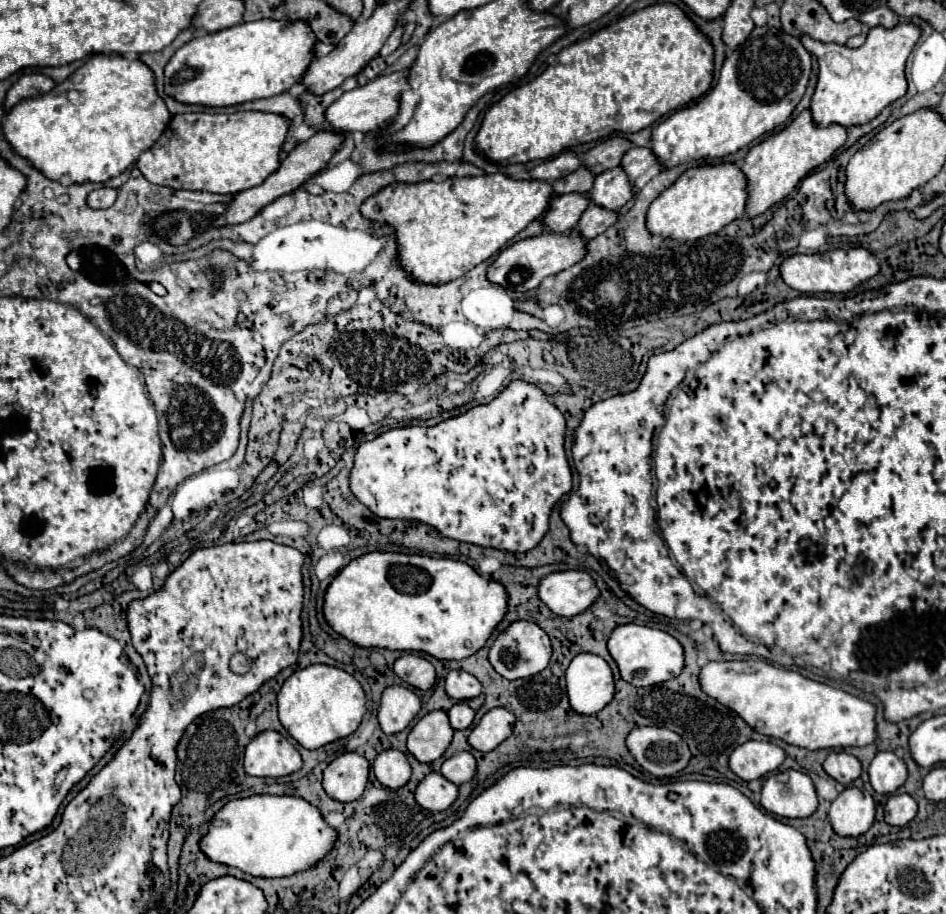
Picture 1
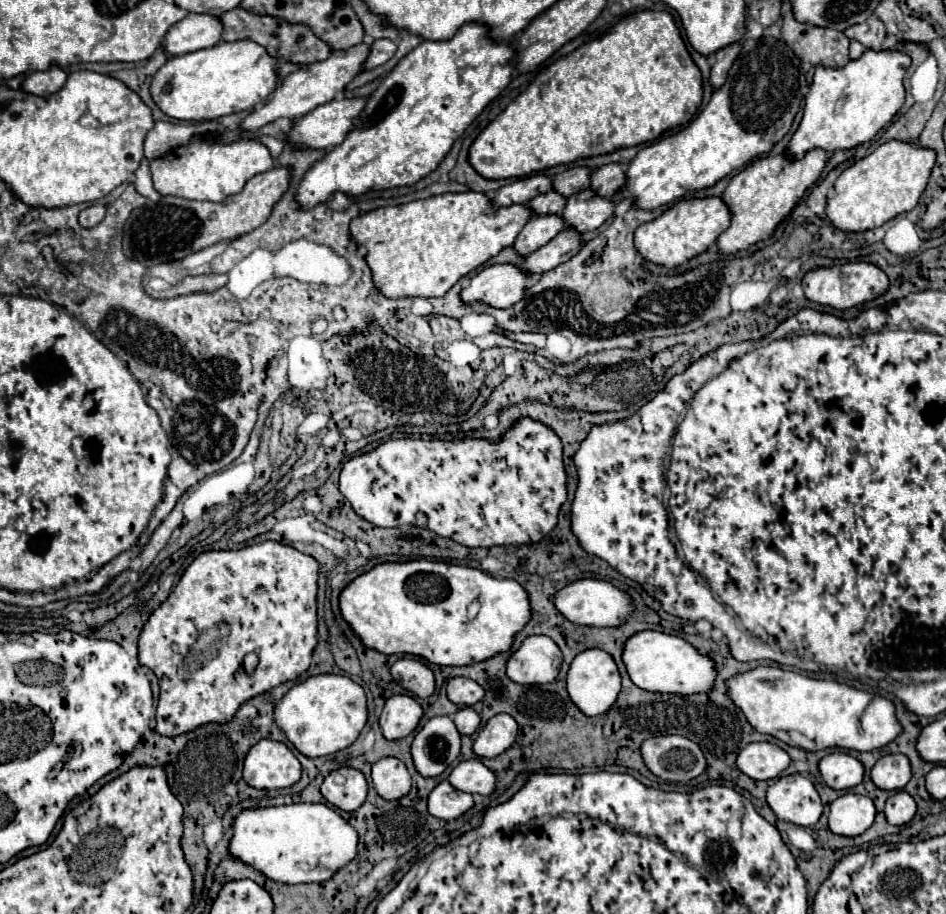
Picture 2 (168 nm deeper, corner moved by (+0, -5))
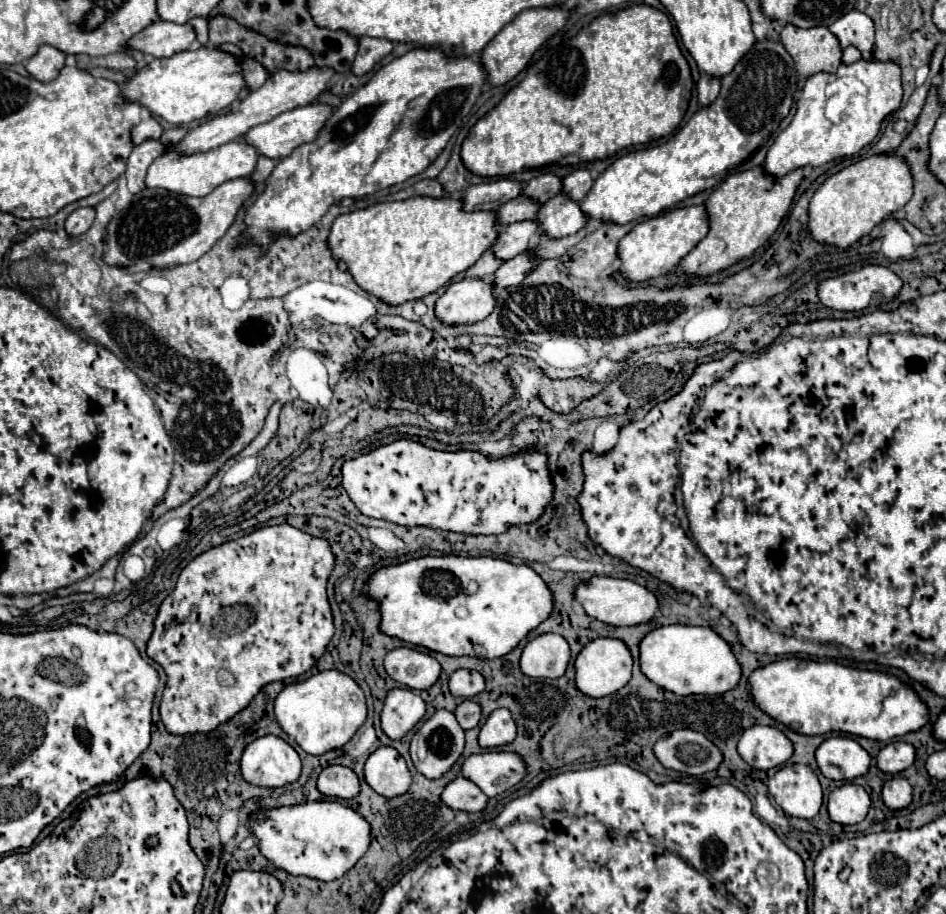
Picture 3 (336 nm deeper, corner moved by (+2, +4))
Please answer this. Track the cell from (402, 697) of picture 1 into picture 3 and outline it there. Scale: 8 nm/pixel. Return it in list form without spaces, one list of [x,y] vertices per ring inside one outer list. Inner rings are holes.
[[[392,689],[382,709],[382,731],[390,739],[402,739],[426,713],[426,703],[412,689]]]

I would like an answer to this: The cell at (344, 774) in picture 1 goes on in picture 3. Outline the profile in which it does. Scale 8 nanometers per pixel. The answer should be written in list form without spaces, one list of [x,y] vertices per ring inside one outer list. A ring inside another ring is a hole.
[[[330,765],[318,775],[318,791],[326,797],[352,799],[360,791],[360,781],[352,769],[342,765]]]

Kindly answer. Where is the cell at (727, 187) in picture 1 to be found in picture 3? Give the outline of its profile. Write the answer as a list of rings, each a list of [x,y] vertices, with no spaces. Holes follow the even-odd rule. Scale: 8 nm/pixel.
[[[702,205],[672,209],[658,217],[650,217],[634,225],[634,229],[620,239],[618,243],[620,273],[630,283],[644,283],[648,279],[668,275],[696,247],[696,243],[700,243],[706,237],[706,233],[708,233],[708,215]]]

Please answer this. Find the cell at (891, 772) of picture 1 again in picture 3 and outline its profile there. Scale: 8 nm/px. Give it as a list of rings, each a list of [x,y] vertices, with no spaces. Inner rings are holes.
[[[896,741],[896,743],[890,743],[884,749],[880,749],[880,753],[876,757],[876,765],[884,773],[900,773],[914,763],[914,755],[916,755],[916,751],[910,743]]]

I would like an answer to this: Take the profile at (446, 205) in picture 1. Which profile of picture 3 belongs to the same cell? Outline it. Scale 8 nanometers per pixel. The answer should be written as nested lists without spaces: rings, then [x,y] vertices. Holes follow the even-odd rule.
[[[410,197],[406,201],[386,201],[372,207],[340,215],[328,235],[328,249],[336,261],[342,261],[360,289],[372,293],[388,305],[400,305],[412,299],[422,299],[440,287],[444,287],[458,273],[472,267],[480,255],[490,249],[498,237],[500,225],[496,223],[494,211],[460,211],[462,201],[458,199],[430,199]]]

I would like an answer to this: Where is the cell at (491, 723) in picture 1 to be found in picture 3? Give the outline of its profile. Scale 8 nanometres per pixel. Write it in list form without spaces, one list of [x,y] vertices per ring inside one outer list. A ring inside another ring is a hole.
[[[496,709],[480,729],[480,747],[508,745],[516,739],[516,723],[508,709]]]

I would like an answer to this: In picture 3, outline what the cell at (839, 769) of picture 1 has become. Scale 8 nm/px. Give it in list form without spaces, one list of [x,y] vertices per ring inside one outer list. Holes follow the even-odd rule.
[[[830,737],[816,749],[816,763],[824,777],[834,781],[850,781],[866,775],[870,755],[852,737]]]

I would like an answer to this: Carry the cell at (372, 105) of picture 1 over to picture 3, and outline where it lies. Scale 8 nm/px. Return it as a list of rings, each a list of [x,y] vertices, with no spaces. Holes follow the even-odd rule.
[[[304,105],[304,107],[298,107],[298,109],[292,109],[292,111],[286,111],[254,129],[250,129],[246,135],[244,135],[244,143],[252,145],[260,155],[268,157],[268,159],[282,159],[286,155],[290,155],[300,143],[308,143],[312,139],[316,139],[320,127],[324,127],[326,119],[334,113],[332,107],[328,105]]]

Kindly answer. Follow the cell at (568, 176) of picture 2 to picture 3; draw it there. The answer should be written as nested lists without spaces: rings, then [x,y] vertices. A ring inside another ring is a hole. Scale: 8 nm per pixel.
[[[546,173],[546,175],[538,175],[532,181],[528,181],[524,185],[522,197],[546,203],[552,195],[558,195],[560,189],[562,189],[562,179],[556,177],[556,175],[552,175],[552,173]]]

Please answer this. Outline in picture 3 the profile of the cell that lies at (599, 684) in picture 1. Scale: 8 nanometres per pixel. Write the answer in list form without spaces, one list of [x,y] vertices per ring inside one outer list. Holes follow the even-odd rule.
[[[594,639],[576,657],[576,685],[588,697],[606,697],[624,687],[632,677],[632,653],[620,639]]]

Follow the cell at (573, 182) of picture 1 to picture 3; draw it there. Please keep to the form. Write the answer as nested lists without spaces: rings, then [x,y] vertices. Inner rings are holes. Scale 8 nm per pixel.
[[[516,197],[496,211],[496,223],[510,225],[516,221],[534,221],[538,207],[540,207],[538,201],[532,201],[528,197]]]

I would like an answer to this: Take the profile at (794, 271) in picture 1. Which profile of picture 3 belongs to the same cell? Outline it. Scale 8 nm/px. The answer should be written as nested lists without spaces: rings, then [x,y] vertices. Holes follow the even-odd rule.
[[[866,265],[858,271],[826,279],[818,287],[818,295],[820,295],[820,301],[828,309],[834,309],[834,311],[862,311],[866,307],[880,305],[882,301],[890,303],[890,299],[896,297],[896,293],[902,289],[902,285],[904,285],[902,279],[896,273],[892,273],[890,269],[886,269],[882,265]]]

